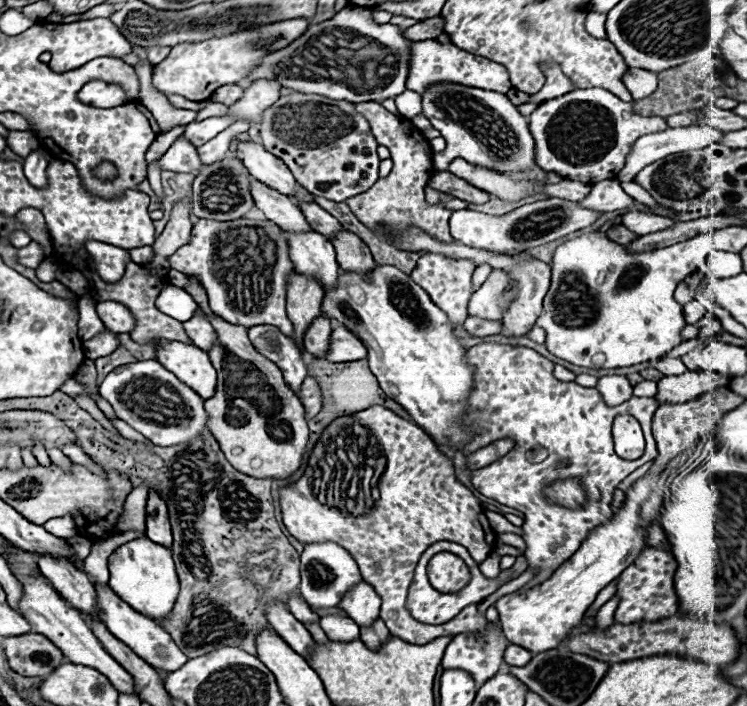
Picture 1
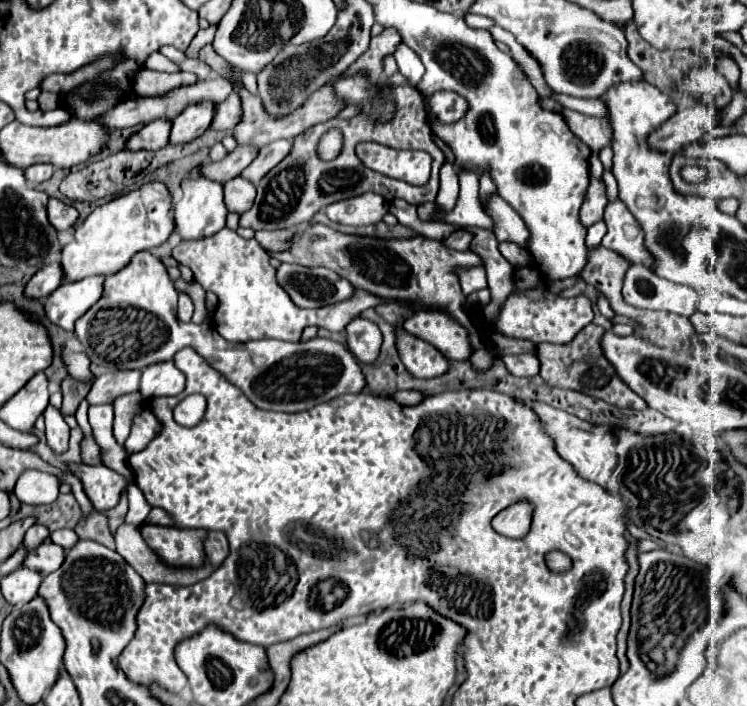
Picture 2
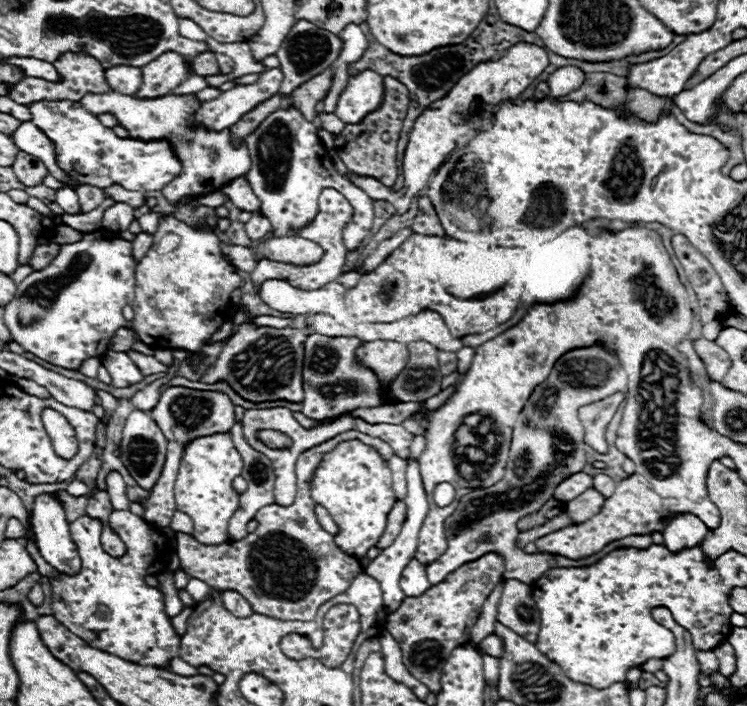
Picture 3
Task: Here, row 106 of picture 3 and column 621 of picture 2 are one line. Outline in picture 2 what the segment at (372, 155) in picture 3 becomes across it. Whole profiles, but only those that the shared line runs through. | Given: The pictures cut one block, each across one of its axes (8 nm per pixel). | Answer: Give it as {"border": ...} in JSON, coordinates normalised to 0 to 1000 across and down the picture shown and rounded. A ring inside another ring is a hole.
{"border":[[[787,459],[763,487],[744,490],[744,487],[720,487],[720,510],[726,516],[723,533],[728,535],[731,544],[744,547],[744,550],[760,550],[771,552],[803,567],[811,567],[814,572],[822,572],[827,578],[846,578],[846,581],[859,581],[865,578],[865,569],[846,555],[833,535],[825,530],[822,518],[811,510],[803,482],[809,476],[809,465],[798,459]]]}

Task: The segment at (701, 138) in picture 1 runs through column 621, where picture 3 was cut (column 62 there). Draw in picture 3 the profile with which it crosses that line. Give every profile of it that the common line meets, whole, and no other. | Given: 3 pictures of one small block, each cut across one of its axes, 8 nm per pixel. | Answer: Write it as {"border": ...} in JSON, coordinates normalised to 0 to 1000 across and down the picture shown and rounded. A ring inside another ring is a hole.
{"border":[[[29,173],[24,178],[24,184],[16,190],[16,198],[21,201],[21,207],[29,215],[54,224],[62,232],[62,238],[72,246],[72,252],[78,252],[80,258],[91,255],[91,249],[75,235],[75,221],[72,221],[70,201],[62,195],[62,190],[51,178],[46,178],[43,173]]]}

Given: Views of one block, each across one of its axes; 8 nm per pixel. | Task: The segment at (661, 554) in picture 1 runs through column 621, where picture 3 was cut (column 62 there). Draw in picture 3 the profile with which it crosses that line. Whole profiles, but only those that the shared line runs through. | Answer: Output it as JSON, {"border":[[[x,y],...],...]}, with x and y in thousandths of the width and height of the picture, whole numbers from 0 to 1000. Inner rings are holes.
{"border":[[[150,722],[145,742],[169,771],[169,785],[161,790],[137,779],[134,737],[107,731],[94,742],[94,759],[104,773],[110,807],[102,816],[78,813],[78,819],[67,822],[72,875],[86,881],[91,892],[112,904],[112,909],[129,921],[139,921],[187,943],[206,941],[209,946],[225,949],[225,935],[238,929],[241,901],[220,867],[220,841],[198,830],[193,819],[222,810],[233,773],[220,754],[171,722]]]}

